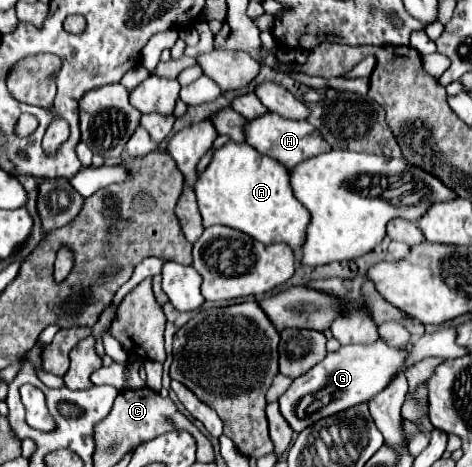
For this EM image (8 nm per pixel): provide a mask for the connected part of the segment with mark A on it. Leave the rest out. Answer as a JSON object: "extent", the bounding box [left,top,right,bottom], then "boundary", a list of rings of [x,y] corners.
{"extent":[195,141,311,255],"boundary":[[[229,141],[221,149],[215,149],[213,161],[195,183],[195,195],[203,227],[227,225],[265,245],[283,241],[297,255],[301,253],[311,215],[293,195],[293,189],[289,187],[289,171],[275,159],[255,151],[251,145]]]}

